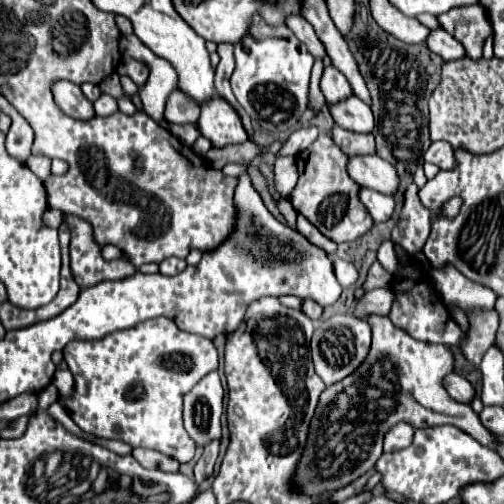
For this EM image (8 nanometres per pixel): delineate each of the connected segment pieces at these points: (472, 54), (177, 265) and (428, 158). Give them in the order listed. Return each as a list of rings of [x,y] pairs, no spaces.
[[[459,6],[437,16],[437,20],[445,32],[465,46],[465,54],[469,58],[481,58],[485,38],[493,34],[483,6]]]
[[[167,258],[165,262],[159,264],[159,272],[161,272],[163,276],[175,276],[175,274],[183,272],[185,266],[187,266],[185,260],[179,260],[179,258]]]
[[[433,142],[425,154],[425,162],[431,162],[441,170],[453,170],[457,166],[453,148],[447,142]]]

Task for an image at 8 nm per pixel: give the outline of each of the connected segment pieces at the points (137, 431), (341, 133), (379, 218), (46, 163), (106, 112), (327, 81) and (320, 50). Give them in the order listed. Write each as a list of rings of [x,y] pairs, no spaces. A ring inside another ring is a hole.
[[[161,316],[101,340],[69,342],[63,358],[75,378],[75,392],[63,408],[83,432],[157,450],[181,464],[195,456],[195,442],[183,428],[183,396],[219,366],[209,338],[183,332],[171,318]]]
[[[333,126],[331,138],[341,150],[345,150],[345,154],[375,154],[375,142],[371,134],[357,134],[341,126]]]
[[[361,186],[359,200],[369,210],[369,214],[371,214],[371,218],[375,222],[383,222],[383,220],[387,220],[393,214],[395,202],[393,202],[391,196],[385,196],[381,192],[375,192],[375,190],[369,190],[369,188]]]
[[[29,156],[25,162],[41,180],[51,176],[51,160],[39,160],[39,156]]]
[[[101,94],[101,116],[111,116],[117,112],[117,100],[109,94]]]
[[[331,64],[325,66],[325,70],[323,70],[321,90],[323,90],[323,96],[327,98],[327,102],[339,102],[341,98],[349,98],[349,94],[353,92],[347,78]]]
[[[287,16],[287,26],[293,30],[293,34],[307,46],[307,50],[313,54],[313,56],[319,56],[319,58],[325,58],[325,48],[321,44],[321,40],[317,38],[313,26],[303,18],[303,16]]]

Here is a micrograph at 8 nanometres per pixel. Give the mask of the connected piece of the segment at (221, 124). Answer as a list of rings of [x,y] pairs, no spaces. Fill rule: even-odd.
[[[217,96],[213,98],[213,102],[209,102],[209,106],[201,106],[197,128],[201,136],[211,140],[213,148],[241,144],[247,140],[237,112],[227,102],[221,102],[221,98]]]

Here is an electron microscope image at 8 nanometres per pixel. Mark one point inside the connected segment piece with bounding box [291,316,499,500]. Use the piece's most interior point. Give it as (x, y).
(400, 381)

